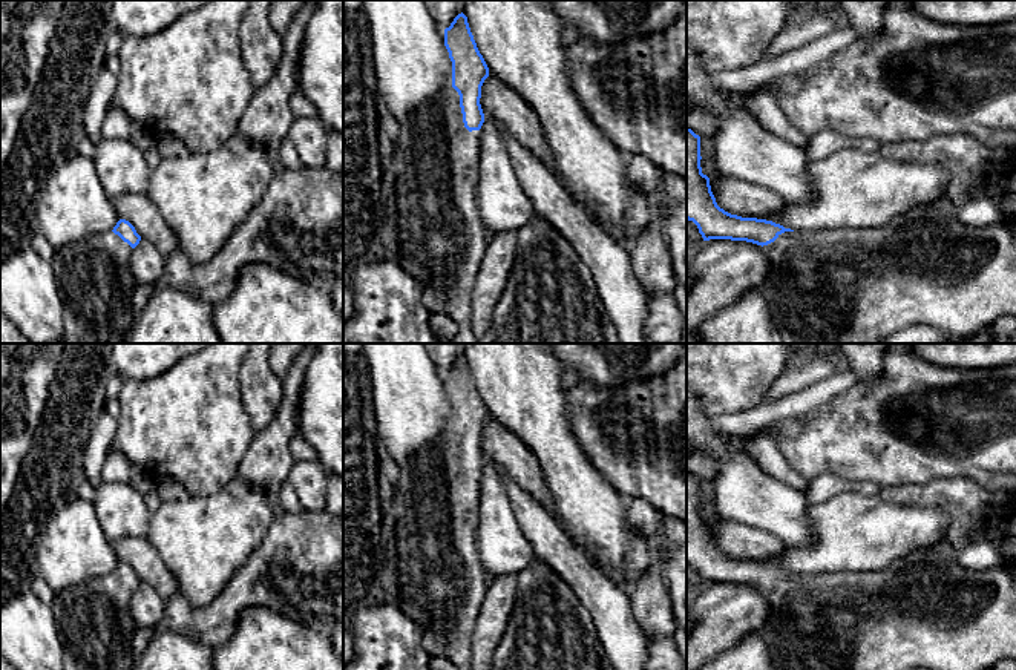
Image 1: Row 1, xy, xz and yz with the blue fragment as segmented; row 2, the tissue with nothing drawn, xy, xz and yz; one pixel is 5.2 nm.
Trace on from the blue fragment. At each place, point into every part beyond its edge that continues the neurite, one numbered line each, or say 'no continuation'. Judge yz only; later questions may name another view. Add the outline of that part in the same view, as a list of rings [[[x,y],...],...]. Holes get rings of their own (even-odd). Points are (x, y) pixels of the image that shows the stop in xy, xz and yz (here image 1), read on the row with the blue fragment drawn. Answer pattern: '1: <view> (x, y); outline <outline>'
1: yz (848, 284); outline [[[912,210],[880,227],[794,230],[763,245],[769,273],[759,288],[782,343],[880,343],[892,333],[927,325],[967,343],[1002,316],[1016,316],[1016,233],[1004,222],[968,227],[953,216]]]

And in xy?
1: xy (94, 279); outline [[[113,232],[98,233],[57,248],[51,265],[57,274],[64,304],[63,343],[109,343],[115,337],[126,339],[129,336],[136,319],[132,307],[132,293],[138,285],[129,273],[130,253],[132,247]]]

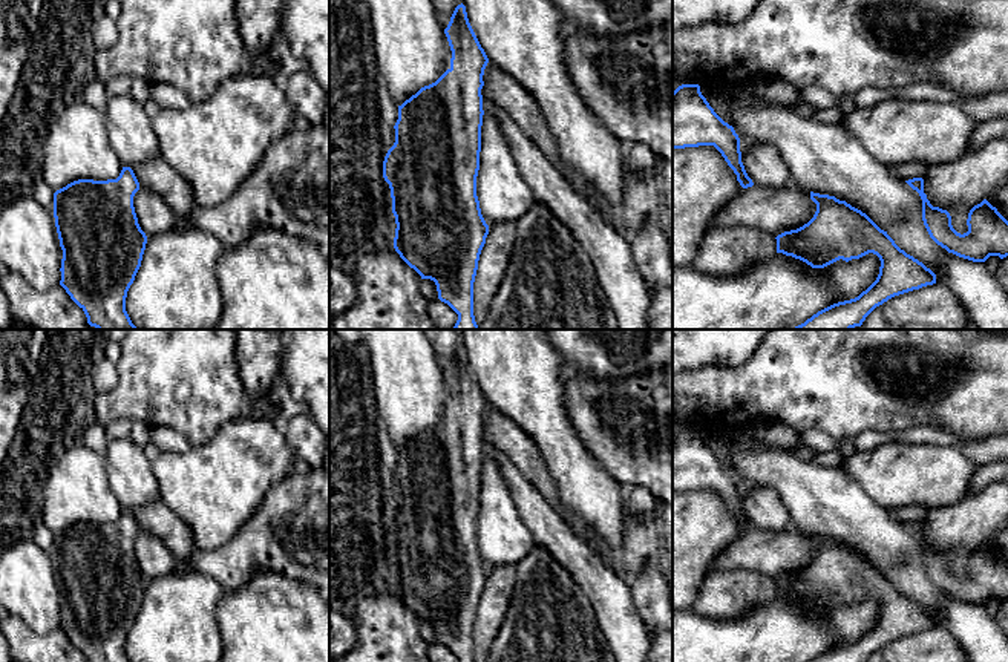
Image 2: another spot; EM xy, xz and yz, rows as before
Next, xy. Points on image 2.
no continuation

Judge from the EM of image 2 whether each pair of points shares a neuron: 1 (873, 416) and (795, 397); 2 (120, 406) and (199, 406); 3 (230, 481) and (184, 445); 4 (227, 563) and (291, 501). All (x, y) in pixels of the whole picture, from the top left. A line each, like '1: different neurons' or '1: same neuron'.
1: same neuron
2: same neuron
3: different neurons
4: same neuron

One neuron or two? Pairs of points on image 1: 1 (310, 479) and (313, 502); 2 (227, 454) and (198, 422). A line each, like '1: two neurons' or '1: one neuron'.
1: one neuron
2: one neuron

